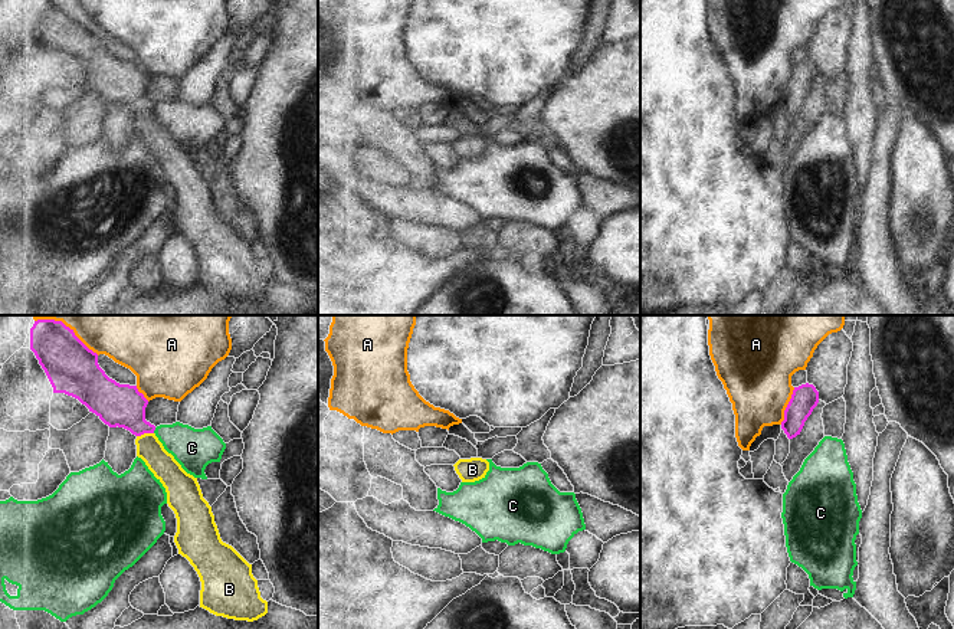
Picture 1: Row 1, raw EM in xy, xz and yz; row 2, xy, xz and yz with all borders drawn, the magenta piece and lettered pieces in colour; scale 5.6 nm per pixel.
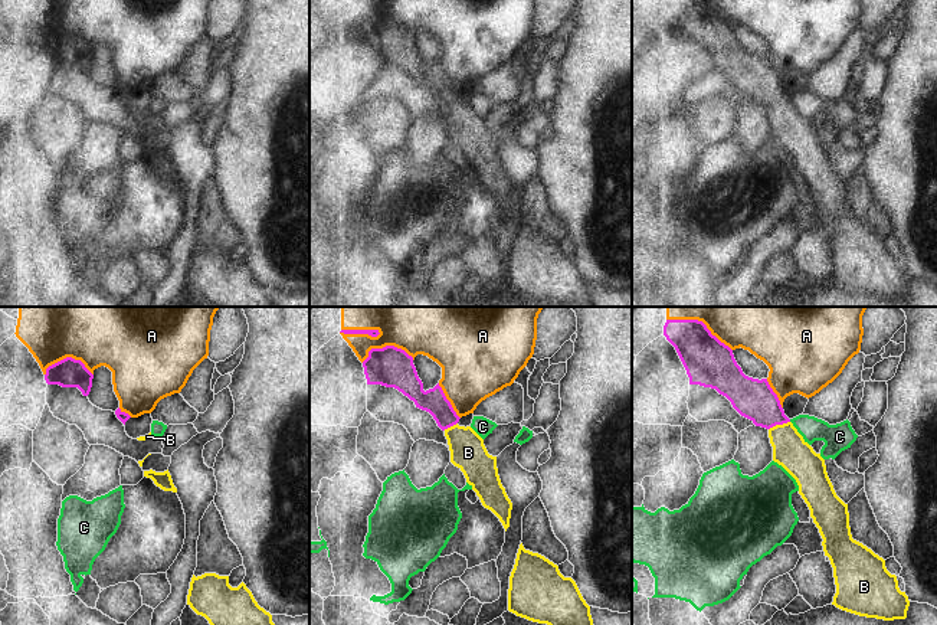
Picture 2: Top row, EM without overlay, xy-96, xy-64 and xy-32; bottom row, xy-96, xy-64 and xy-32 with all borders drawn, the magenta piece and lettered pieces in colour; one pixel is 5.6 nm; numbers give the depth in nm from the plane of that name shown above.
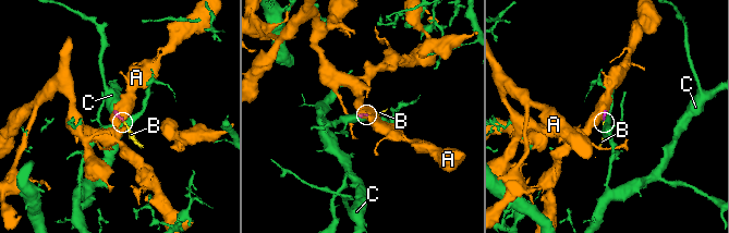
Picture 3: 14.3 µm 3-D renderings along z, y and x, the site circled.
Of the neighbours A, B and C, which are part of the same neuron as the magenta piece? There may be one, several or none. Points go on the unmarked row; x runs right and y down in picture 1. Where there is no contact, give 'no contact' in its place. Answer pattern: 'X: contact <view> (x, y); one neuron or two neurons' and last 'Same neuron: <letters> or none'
A: contact xy (79, 17); two neurons
B: contact xy (144, 110); one neuron
C: contact xy (154, 107); two neurons
Same neuron: B

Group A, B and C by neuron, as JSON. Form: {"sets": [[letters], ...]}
{"sets": [["A"], ["B"], ["C"]]}

